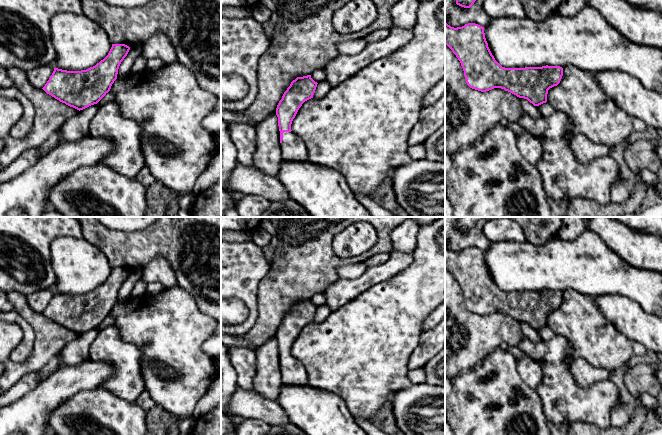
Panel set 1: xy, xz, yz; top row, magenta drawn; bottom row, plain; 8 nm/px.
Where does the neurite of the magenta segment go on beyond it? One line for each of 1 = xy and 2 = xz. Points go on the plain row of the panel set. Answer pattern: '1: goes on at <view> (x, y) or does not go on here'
1: does not go on here
2: goes on at xz (293, 371)

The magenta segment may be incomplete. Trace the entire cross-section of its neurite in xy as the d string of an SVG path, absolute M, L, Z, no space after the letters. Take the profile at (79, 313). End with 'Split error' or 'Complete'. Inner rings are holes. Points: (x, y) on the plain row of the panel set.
M112 268L108 279L95 290L81 295L54 292L42 312L47 318L77 334L97 328L111 313L117 303L121 286L130 271Z. Complete

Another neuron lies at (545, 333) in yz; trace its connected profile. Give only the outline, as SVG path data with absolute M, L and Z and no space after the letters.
M547 326L536 331L544 341L548 341L554 336L554 333Z

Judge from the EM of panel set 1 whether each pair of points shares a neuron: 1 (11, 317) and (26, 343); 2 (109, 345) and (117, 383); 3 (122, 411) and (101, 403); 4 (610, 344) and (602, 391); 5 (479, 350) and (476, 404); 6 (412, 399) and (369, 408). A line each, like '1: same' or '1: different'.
1: same
2: same
3: same
4: different
5: different
6: different

